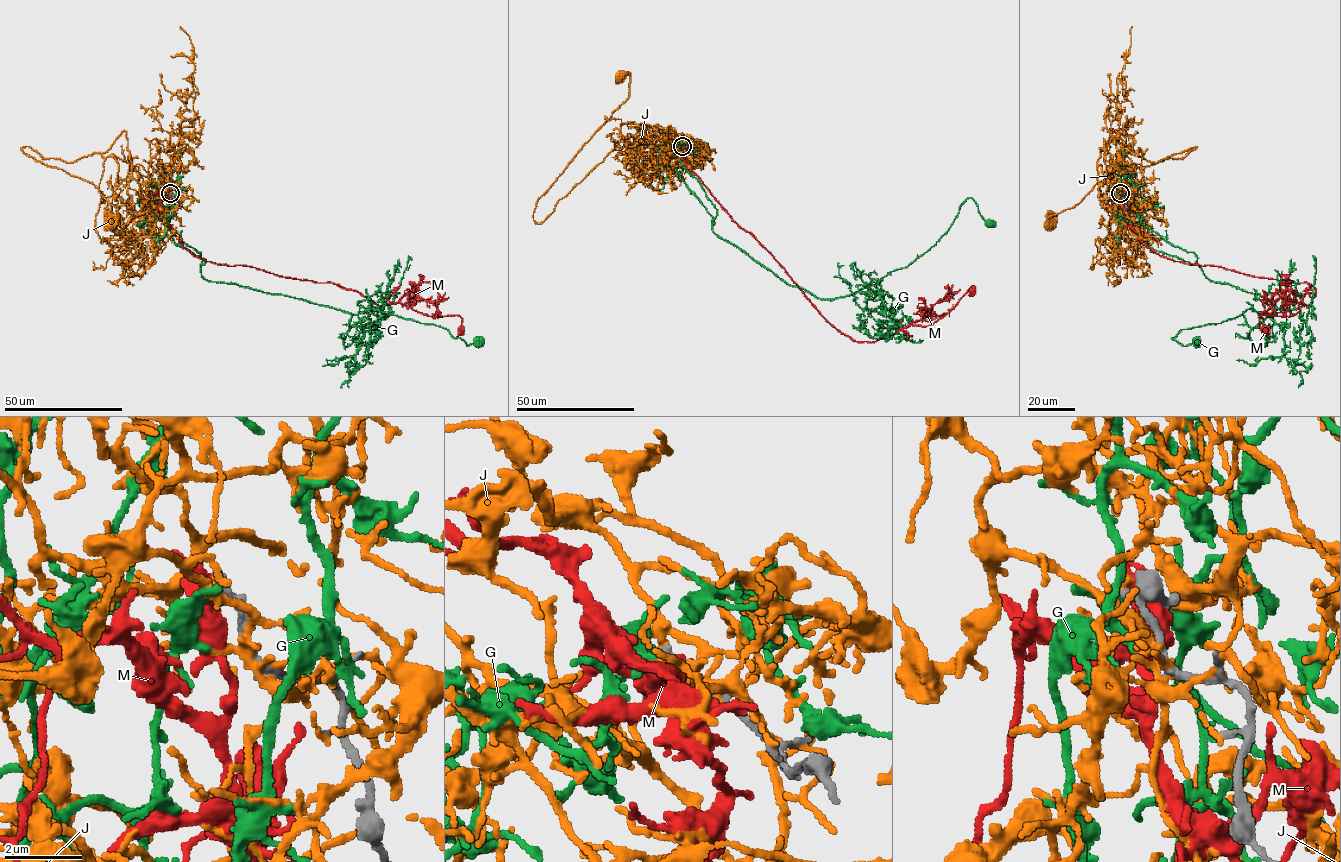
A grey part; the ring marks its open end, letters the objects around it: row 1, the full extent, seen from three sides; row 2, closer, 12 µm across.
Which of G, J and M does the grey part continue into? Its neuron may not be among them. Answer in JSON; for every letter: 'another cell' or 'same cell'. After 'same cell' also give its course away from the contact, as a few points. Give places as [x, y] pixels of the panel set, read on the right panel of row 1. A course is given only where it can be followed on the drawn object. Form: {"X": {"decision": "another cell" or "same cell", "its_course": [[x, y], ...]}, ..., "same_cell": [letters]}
{"G": {"decision": "same cell", "its_course": [[1119, 193], [1147, 245], [1272, 301], [1266, 311], [1248, 308], [1171, 338], [1197, 342]]}, "J": {"decision": "another cell"}, "M": {"decision": "another cell"}, "same_cell": ["G"]}

